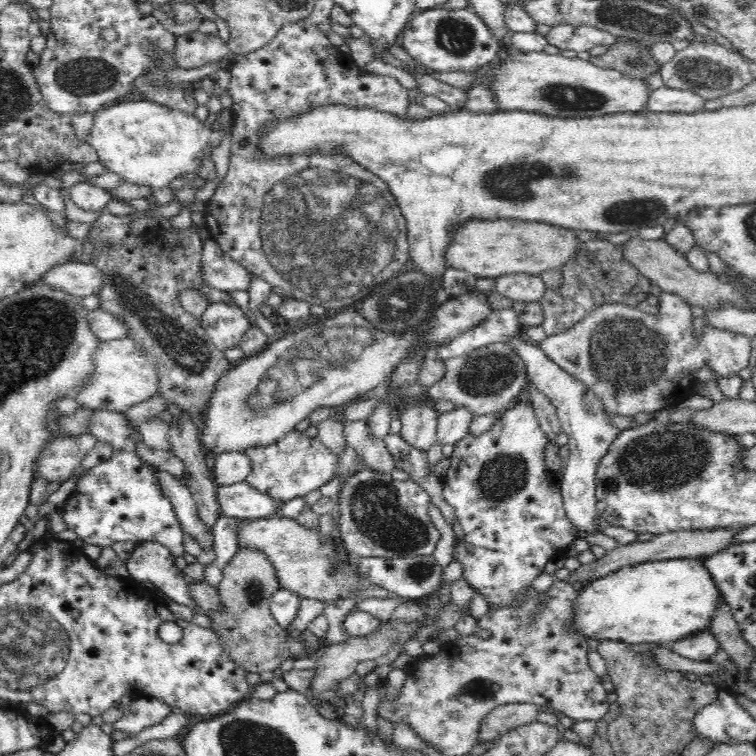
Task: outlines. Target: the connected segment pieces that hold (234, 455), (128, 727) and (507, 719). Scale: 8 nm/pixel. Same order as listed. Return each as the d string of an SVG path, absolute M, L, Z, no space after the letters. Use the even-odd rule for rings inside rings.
M222 452L216 454L214 478L218 485L228 486L244 482L252 473L252 459L243 452Z
M156 697L133 698L128 708L128 714L124 714L108 729L121 730L136 735L144 728L162 722L162 719L172 712L171 709L169 704Z
M532 703L503 704L493 708L481 720L477 742L492 742L508 730L536 721L539 710L540 706Z

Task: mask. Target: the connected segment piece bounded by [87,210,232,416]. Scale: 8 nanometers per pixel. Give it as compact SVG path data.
M102 210L101 215L90 227L87 239L96 244L110 244L107 251L102 251L92 259L97 268L104 274L104 284L100 297L100 308L116 319L122 321L128 331L127 338L140 345L144 353L158 363L159 392L168 403L176 404L191 416L206 415L210 395L218 379L230 369L232 363L225 357L225 352L216 348L200 325L200 318L183 310L180 294L184 290L196 289L204 285L201 274L201 256L203 253L202 238L192 229L164 232L162 227L138 230L132 215L116 216L109 210Z

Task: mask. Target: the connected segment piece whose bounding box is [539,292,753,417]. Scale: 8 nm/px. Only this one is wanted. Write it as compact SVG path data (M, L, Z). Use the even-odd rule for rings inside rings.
M663 292L659 299L660 314L657 316L641 312L636 307L603 303L584 320L574 324L572 329L547 335L539 347L549 360L584 383L592 393L596 393L605 412L627 417L638 413L655 413L666 406L674 405L676 401L690 394L690 388L698 381L693 372L699 368L711 368L714 373L723 377L738 375L742 368L747 368L752 354L752 337L706 326L700 334L695 334L692 329L692 306L687 301L676 294L666 292Z

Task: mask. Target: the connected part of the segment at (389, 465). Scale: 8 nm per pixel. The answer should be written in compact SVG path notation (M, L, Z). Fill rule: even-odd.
M364 420L346 421L344 436L347 444L360 454L366 468L379 473L390 473L396 468L394 457L390 454L384 439L370 435L368 422L364 422Z

